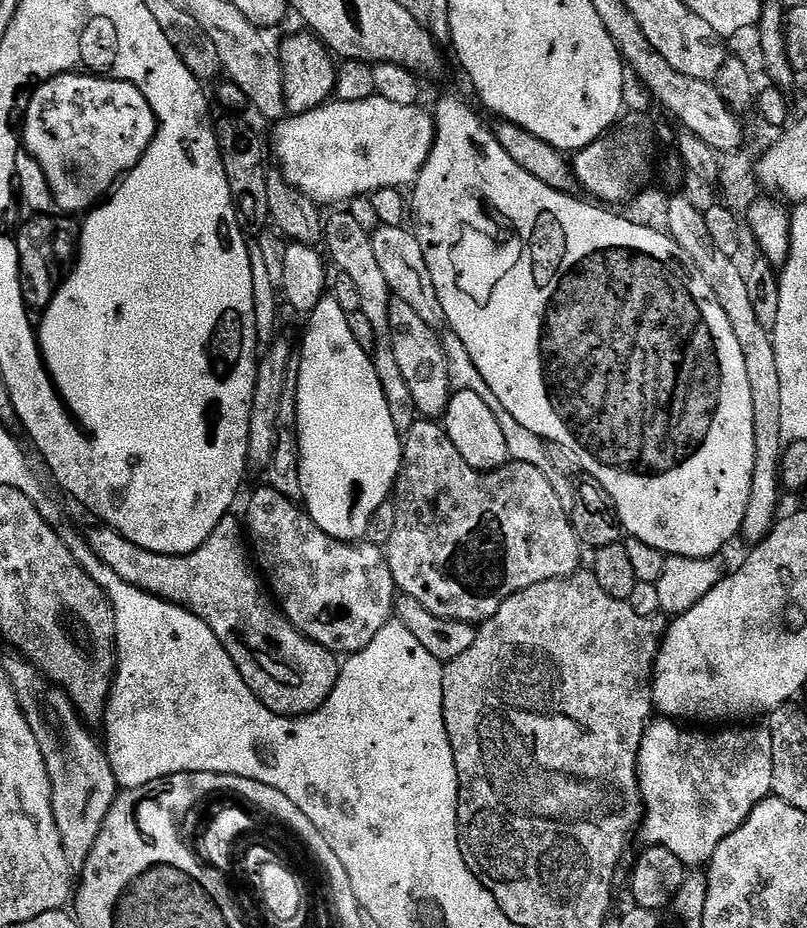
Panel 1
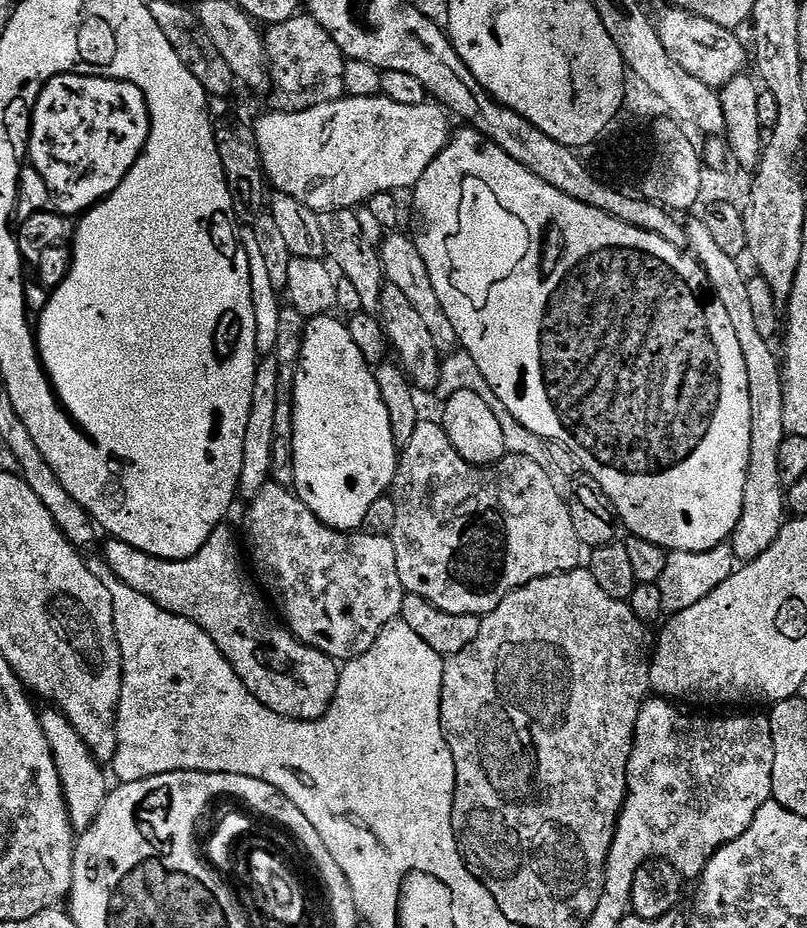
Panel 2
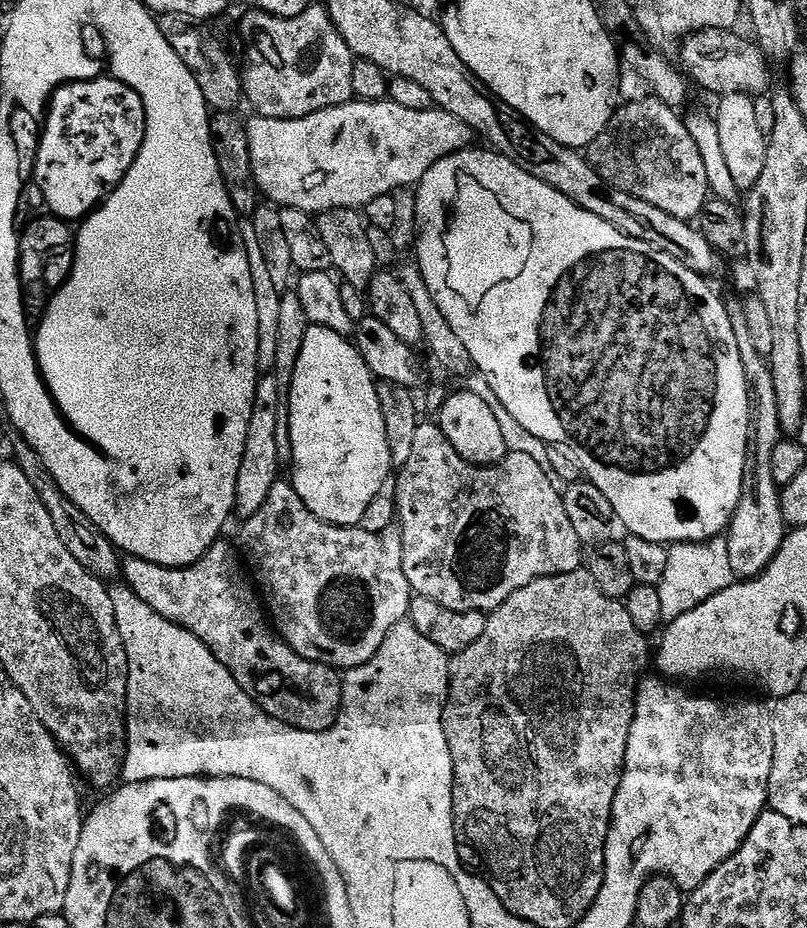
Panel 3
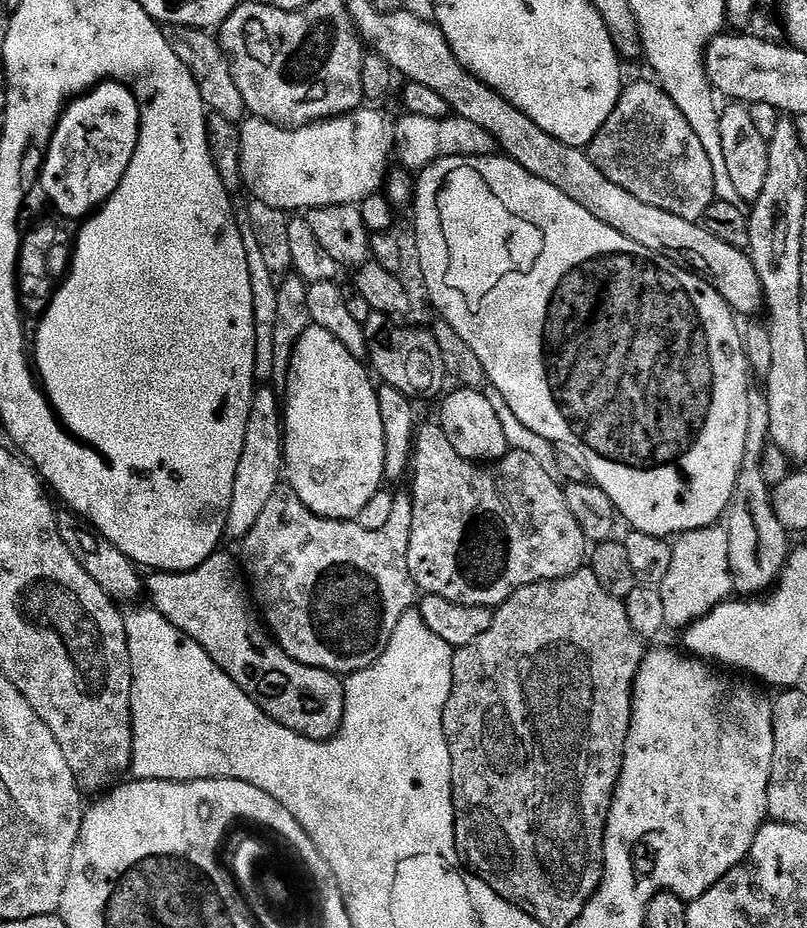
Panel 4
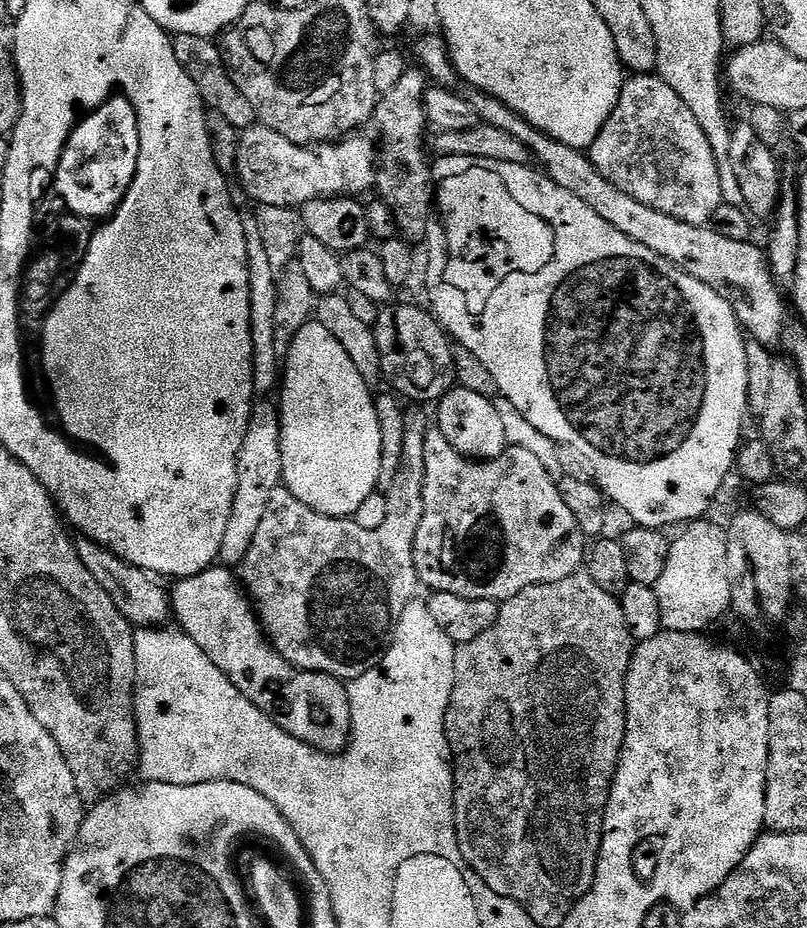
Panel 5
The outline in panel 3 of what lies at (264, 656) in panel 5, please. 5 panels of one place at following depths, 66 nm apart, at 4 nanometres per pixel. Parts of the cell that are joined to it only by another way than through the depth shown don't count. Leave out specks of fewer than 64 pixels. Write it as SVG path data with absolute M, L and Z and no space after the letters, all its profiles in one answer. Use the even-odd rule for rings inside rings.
M224 538L217 540L198 563L191 564L188 568L163 568L154 562L135 558L125 559L122 564L123 583L128 585L131 592L138 594L138 598L142 598L146 606L162 614L162 618L193 632L211 650L214 658L218 658L218 662L222 662L222 666L230 670L234 682L238 682L242 690L250 693L256 705L266 714L298 730L307 732L326 730L340 713L344 685L341 673L320 660L310 660L307 656L300 656L290 645L285 644L270 623L258 599L257 589L237 549L235 547L232 549L226 540Z

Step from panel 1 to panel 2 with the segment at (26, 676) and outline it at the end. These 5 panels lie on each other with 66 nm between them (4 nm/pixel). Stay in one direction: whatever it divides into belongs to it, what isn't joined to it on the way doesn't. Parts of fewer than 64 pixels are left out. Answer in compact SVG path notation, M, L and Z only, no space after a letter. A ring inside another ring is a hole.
M51 706L45 709L40 712L40 725L46 734L46 742L50 744L50 750L54 754L54 766L58 768L58 778L64 787L70 822L77 833L82 833L92 825L94 818L98 818L106 802L110 791L109 777L101 764L92 757L90 749L82 742L78 730L70 726L68 719Z

